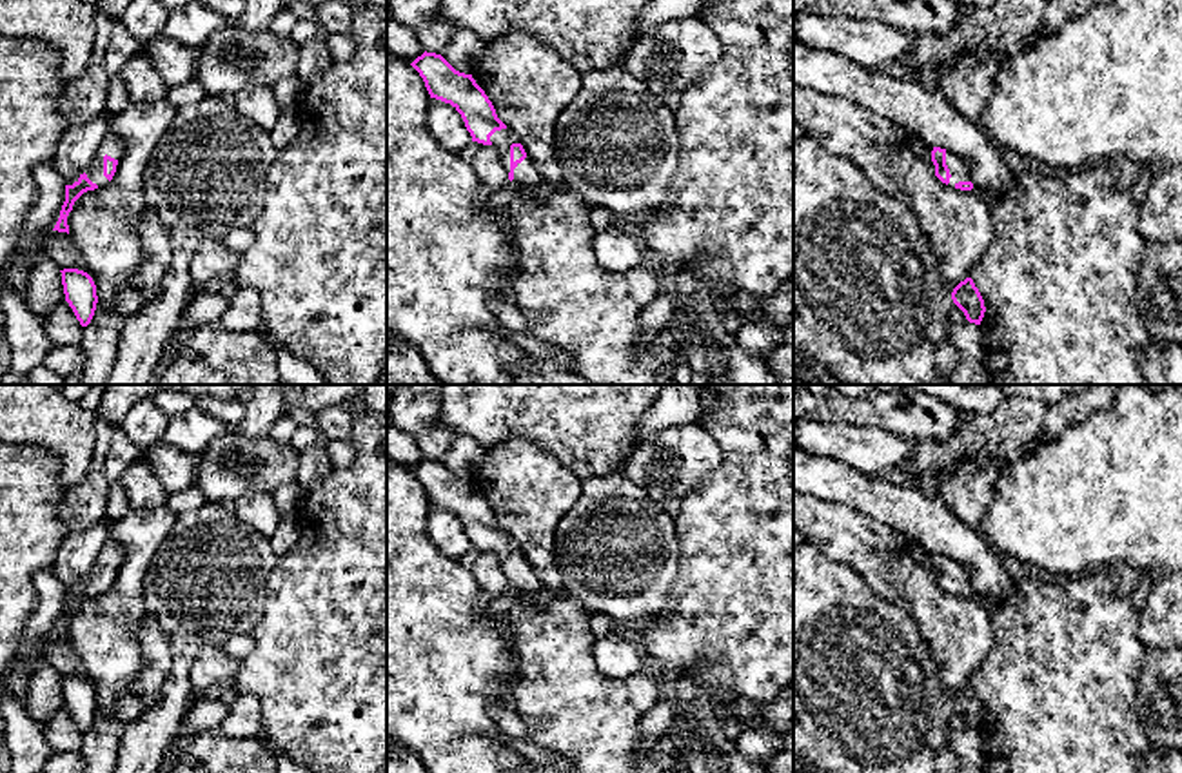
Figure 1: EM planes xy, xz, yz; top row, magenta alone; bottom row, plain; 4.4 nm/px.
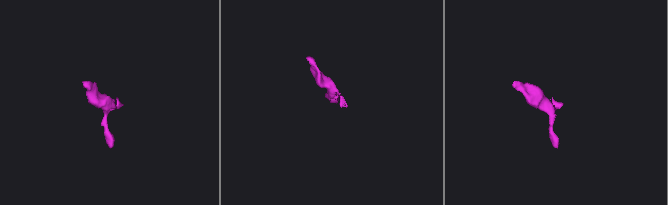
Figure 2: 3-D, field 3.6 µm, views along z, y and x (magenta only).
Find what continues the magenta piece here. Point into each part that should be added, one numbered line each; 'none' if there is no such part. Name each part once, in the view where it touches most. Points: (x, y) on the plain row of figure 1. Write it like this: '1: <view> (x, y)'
1: xz (502, 547)

